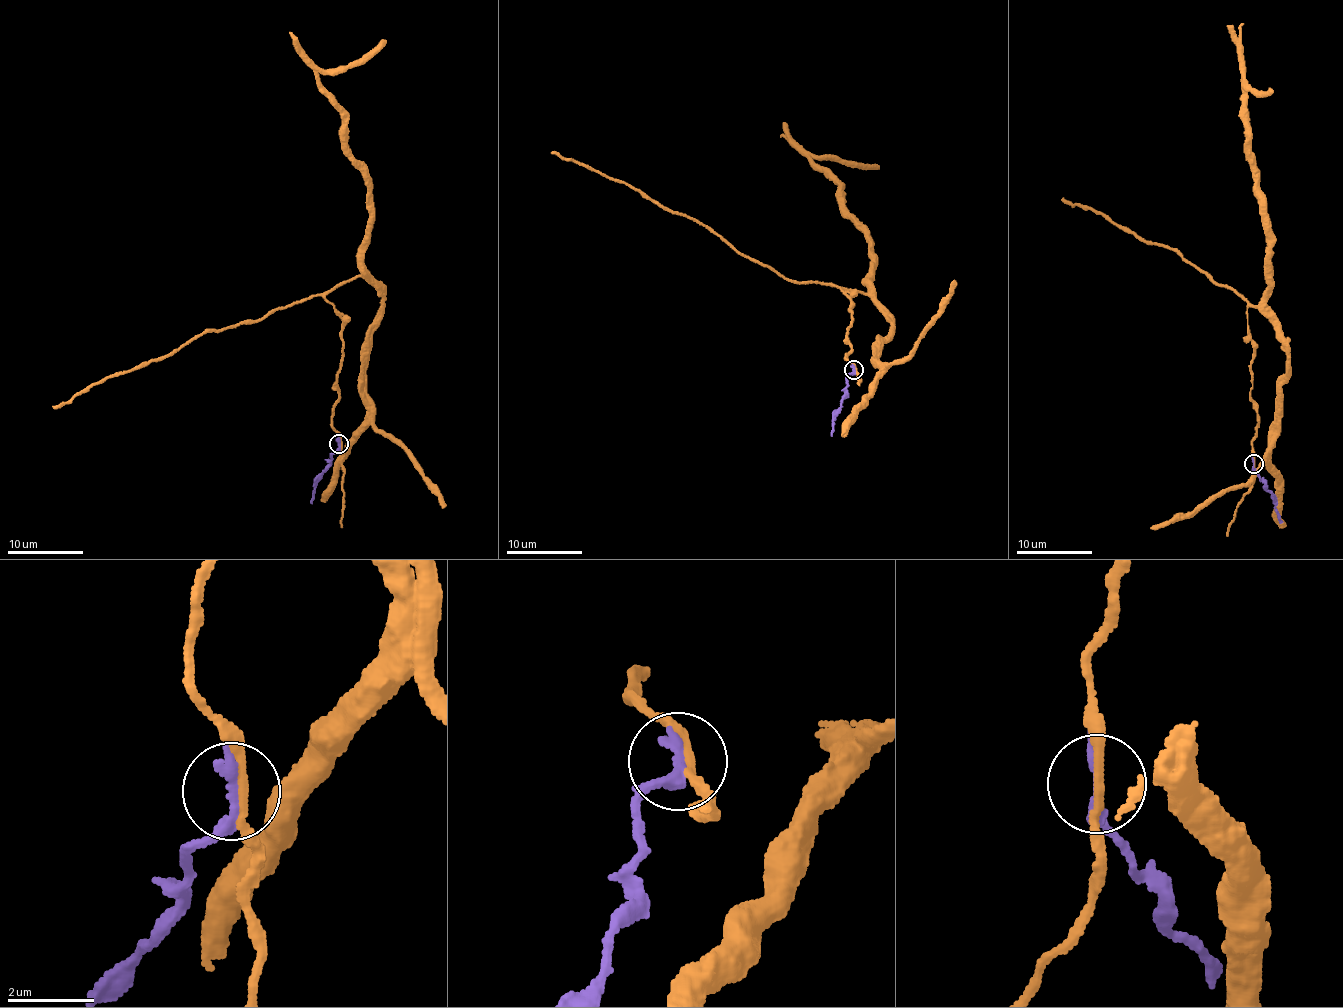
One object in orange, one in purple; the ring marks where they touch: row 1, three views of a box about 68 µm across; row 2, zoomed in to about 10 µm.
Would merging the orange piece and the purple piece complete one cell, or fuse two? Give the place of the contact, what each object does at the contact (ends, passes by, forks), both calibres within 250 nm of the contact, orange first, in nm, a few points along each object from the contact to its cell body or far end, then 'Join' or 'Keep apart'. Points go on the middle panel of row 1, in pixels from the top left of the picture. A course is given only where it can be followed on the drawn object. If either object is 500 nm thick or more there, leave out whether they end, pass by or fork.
Place: (853, 370). At the ring orange passes by. At the ring purple ends. Thickness 190 nm (orange) against 240 nm. Course of orange: (855, 369), (846, 356), (850, 300), (831, 285), (868, 290), (872, 250), (839, 182), (811, 158), (878, 167). Course of purple: (853, 369), (846, 379), (847, 395), (838, 410), (830, 436). Keep apart

